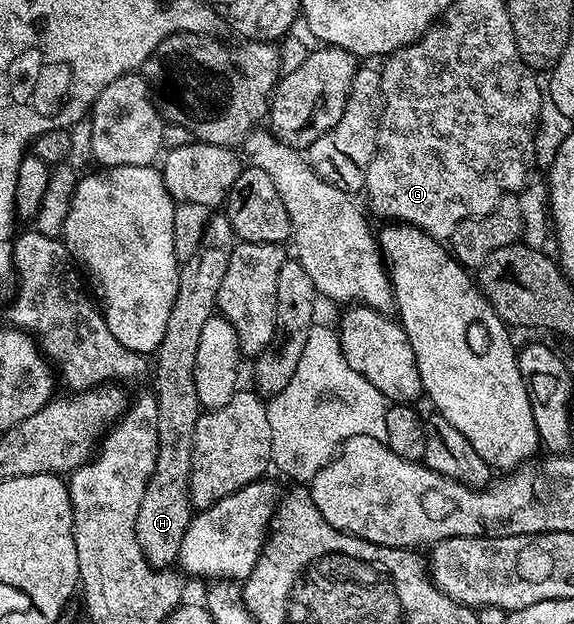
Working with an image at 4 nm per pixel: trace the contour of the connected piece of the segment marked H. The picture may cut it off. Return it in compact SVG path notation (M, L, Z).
M212 214L205 229L204 246L193 253L193 257L182 260L177 281L177 297L173 301L173 309L169 309L169 321L165 325L165 337L161 337L161 345L153 352L155 359L155 388L153 394L157 401L157 433L159 448L157 449L157 465L153 465L153 473L149 477L149 485L145 485L145 497L141 497L141 509L137 509L137 541L145 553L151 566L156 569L168 568L179 558L181 541L185 541L185 529L189 529L193 518L191 494L189 493L189 477L191 476L191 457L193 451L193 429L201 414L197 385L195 384L195 366L197 365L197 344L201 342L201 329L209 317L217 311L217 293L221 289L221 281L225 281L225 269L229 269L230 250L215 243L236 242L235 230L229 225L226 214Z

